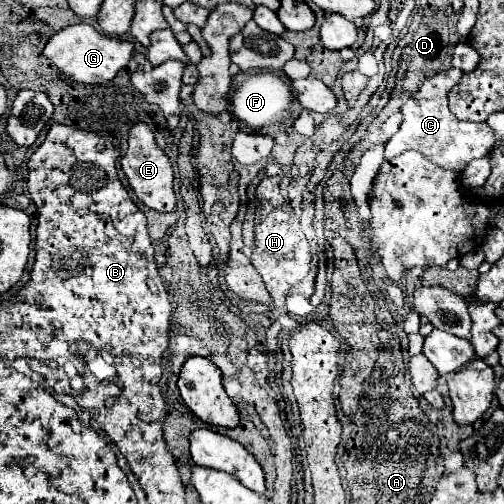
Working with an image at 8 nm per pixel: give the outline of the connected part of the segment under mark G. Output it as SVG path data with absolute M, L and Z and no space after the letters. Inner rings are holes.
M74 24L74 26L62 28L44 46L44 56L66 76L70 76L72 80L82 82L82 84L102 84L102 82L112 80L116 76L116 72L122 70L130 62L132 52L134 52L132 42L108 38L108 36L96 32L88 24Z

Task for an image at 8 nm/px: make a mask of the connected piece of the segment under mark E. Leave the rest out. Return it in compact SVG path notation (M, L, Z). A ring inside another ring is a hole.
M140 122L130 128L128 150L120 164L122 164L122 172L128 178L130 188L134 190L136 198L144 206L148 206L150 210L156 210L156 212L172 212L174 210L176 196L174 196L174 188L172 188L172 180L174 180L172 166L170 166L170 160L166 158L166 154L156 146L154 132L152 132L150 124Z

